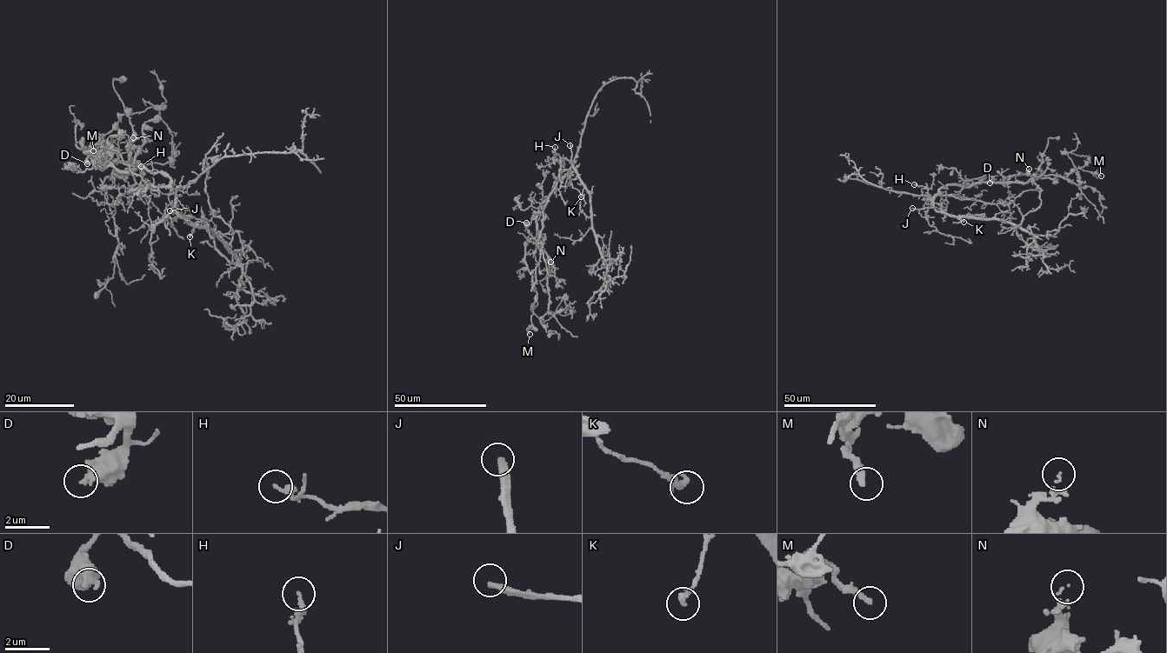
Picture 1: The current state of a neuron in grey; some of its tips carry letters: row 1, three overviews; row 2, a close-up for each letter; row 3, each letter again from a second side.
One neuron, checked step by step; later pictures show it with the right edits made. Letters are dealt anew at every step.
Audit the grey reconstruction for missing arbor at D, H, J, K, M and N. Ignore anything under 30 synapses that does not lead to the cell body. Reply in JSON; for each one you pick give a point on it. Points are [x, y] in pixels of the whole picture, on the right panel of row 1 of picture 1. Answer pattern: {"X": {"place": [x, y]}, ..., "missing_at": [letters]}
{"J": {"place": [912, 208]}, "missing_at": ["J"]}

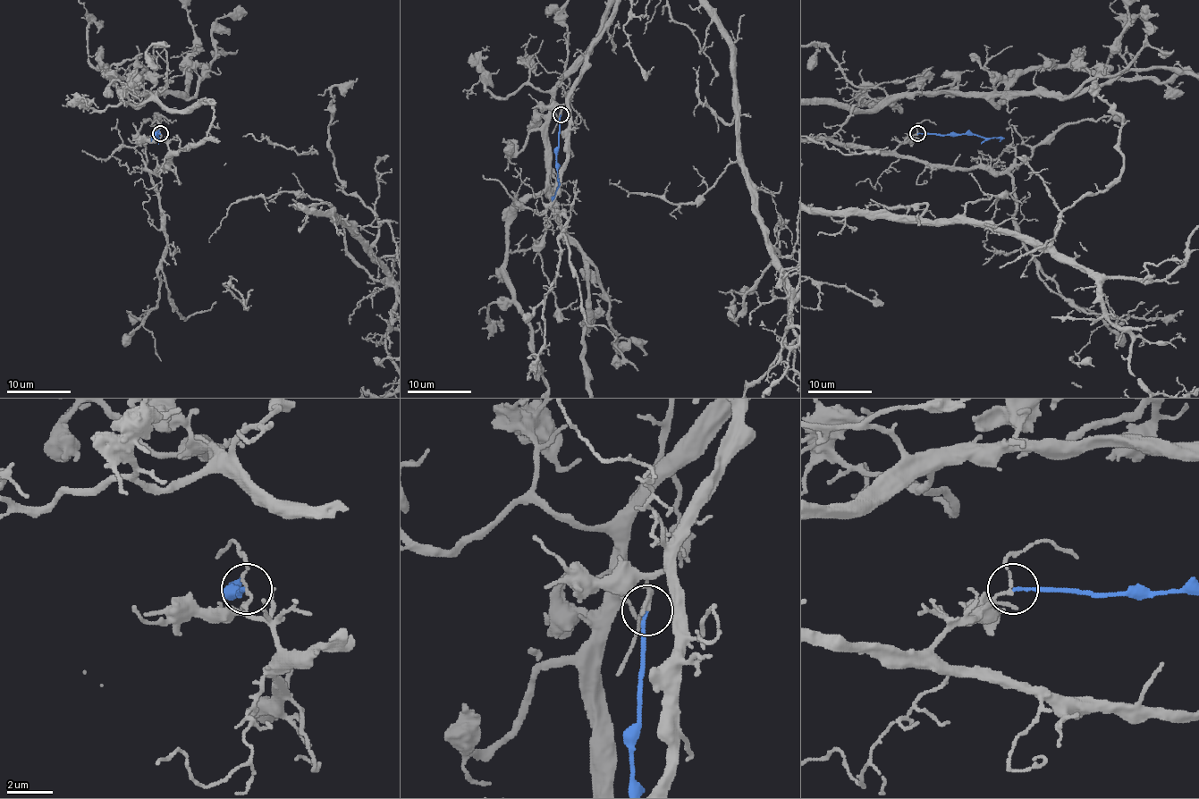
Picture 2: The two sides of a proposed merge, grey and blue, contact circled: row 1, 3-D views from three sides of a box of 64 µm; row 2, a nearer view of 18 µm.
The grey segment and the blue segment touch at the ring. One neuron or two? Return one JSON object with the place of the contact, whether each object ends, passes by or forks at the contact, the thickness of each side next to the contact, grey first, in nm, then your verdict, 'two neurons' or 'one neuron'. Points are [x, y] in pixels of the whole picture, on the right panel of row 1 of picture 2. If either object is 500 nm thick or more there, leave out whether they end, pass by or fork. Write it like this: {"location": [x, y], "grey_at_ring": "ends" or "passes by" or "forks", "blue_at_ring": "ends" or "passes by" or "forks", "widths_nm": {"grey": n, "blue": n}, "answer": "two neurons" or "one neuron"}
{"location": [917, 133], "grey_at_ring": "forks", "blue_at_ring": "ends", "widths_nm": {"grey": 80, "blue": 130}, "answer": "two neurons"}

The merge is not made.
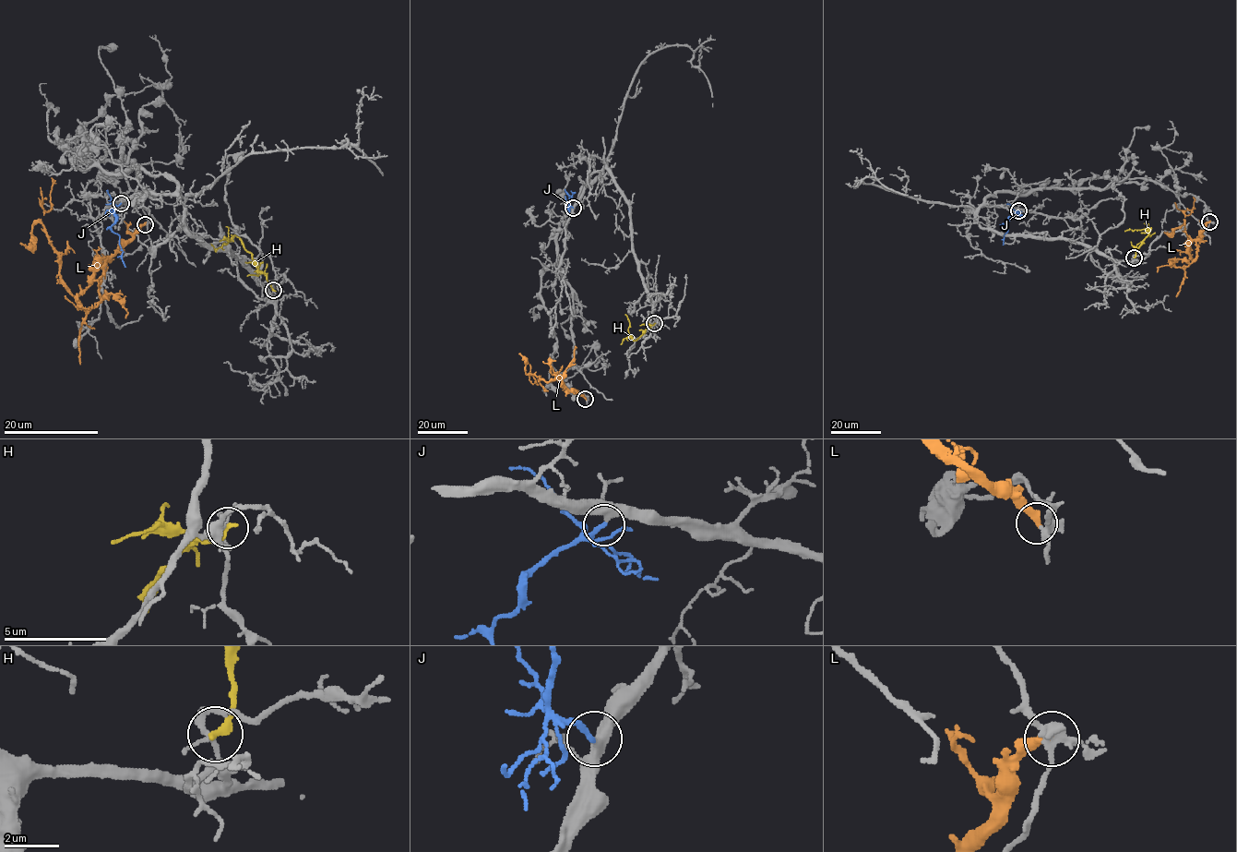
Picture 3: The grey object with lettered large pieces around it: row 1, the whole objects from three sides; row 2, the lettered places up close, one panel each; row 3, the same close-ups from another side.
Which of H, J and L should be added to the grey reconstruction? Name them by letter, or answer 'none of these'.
J

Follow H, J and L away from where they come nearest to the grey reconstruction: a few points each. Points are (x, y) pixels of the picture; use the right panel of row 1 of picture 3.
H: (1134, 258), (1135, 250), (1150, 228), (1124, 231)
J: (1017, 210), (1005, 222), (1008, 230), (1003, 245)
L: (1209, 222), (1202, 235), (1194, 240), (1188, 247), (1193, 259), (1183, 219), (1194, 206), (1193, 197)

